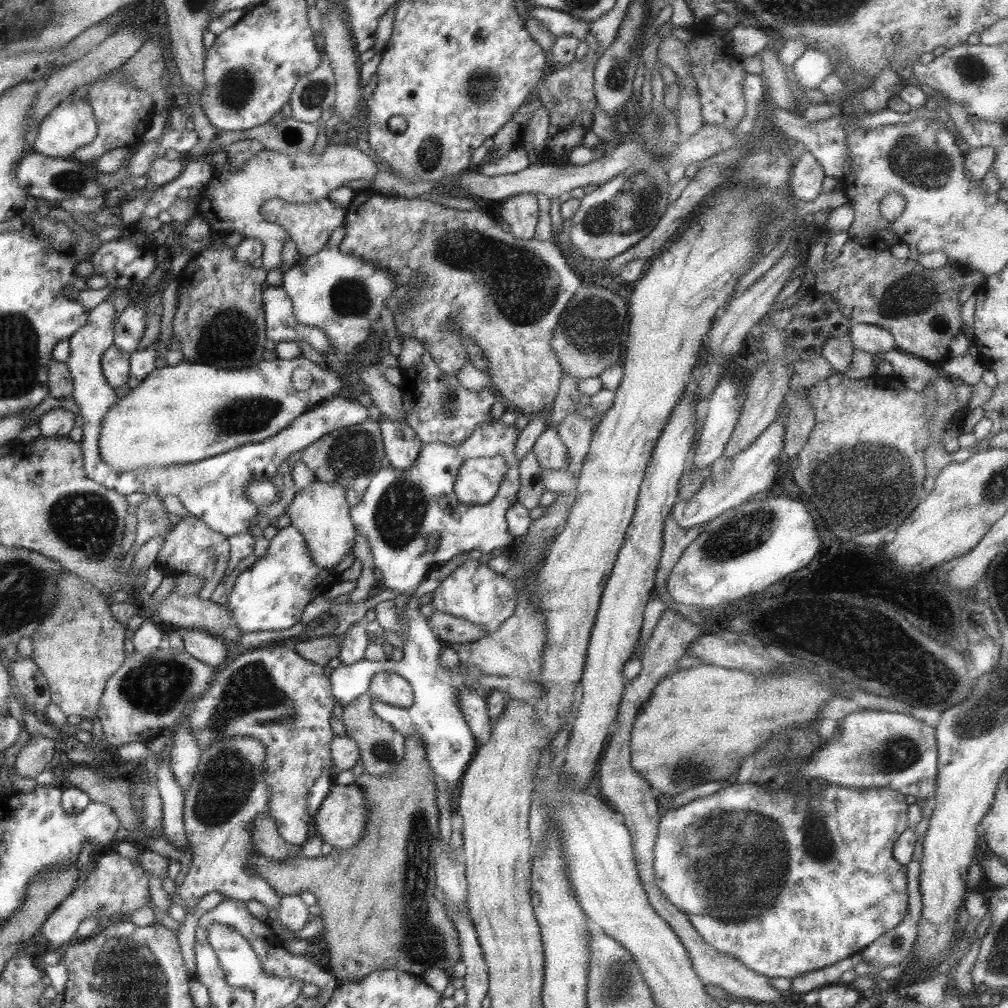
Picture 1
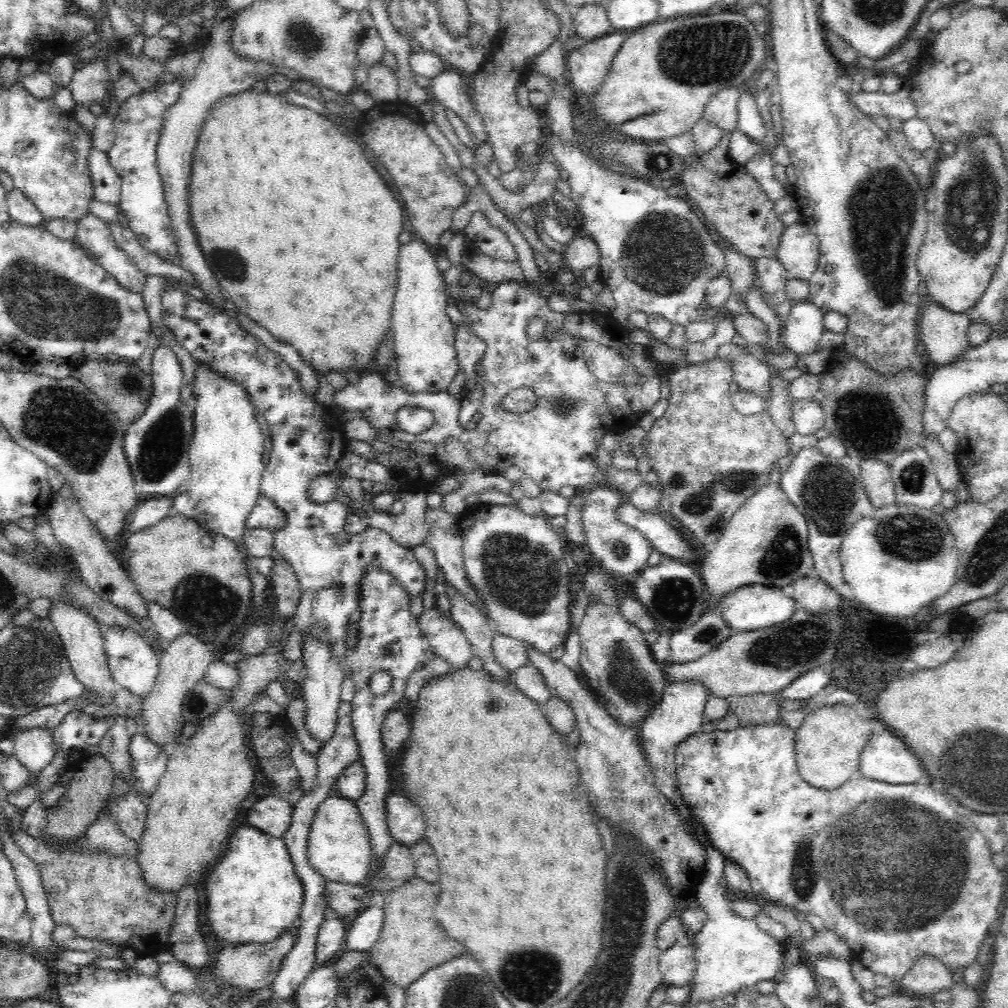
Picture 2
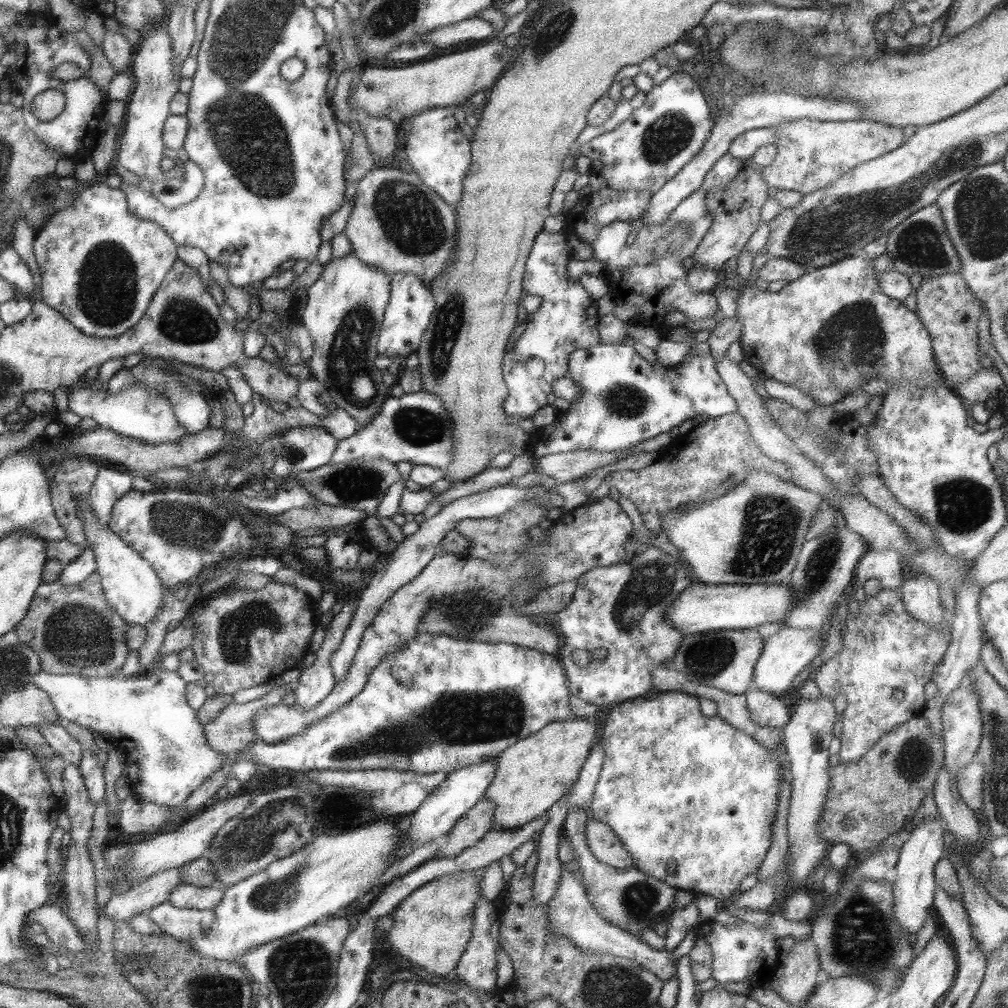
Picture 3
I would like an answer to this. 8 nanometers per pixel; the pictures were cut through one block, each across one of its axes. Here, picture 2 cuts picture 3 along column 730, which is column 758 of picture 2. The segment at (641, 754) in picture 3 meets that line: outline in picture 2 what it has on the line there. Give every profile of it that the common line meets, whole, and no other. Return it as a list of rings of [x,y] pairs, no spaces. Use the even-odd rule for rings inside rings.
[[[776,720],[772,724],[756,724],[756,726],[740,726],[732,732],[714,730],[710,734],[694,734],[688,736],[676,748],[676,766],[678,766],[678,790],[682,798],[692,808],[692,814],[698,816],[706,828],[706,846],[718,848],[726,856],[728,862],[738,864],[752,884],[752,896],[764,898],[766,902],[780,902],[784,908],[794,908],[802,914],[814,914],[824,920],[824,928],[836,932],[852,950],[852,956],[860,960],[874,974],[888,976],[898,984],[914,962],[920,956],[934,956],[944,962],[952,972],[958,968],[968,968],[976,962],[980,946],[988,936],[990,926],[998,920],[998,908],[1002,902],[1002,894],[1006,888],[1006,874],[994,866],[990,846],[986,838],[978,832],[976,826],[970,824],[970,810],[960,806],[952,796],[942,796],[928,784],[882,784],[878,780],[870,780],[864,776],[852,778],[848,784],[836,790],[822,790],[806,784],[798,770],[796,760],[796,732]]]

